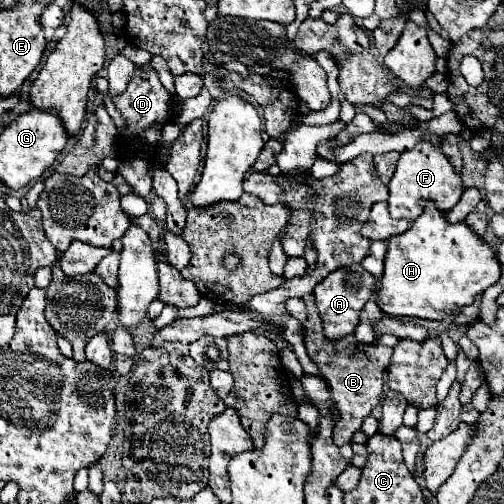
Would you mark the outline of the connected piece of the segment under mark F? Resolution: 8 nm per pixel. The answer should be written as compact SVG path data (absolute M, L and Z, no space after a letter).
M420 141L412 151L404 151L400 155L398 167L394 171L394 177L390 179L388 189L390 189L390 197L388 197L390 217L406 219L406 221L414 221L422 213L426 201L434 201L438 211L448 213L464 193L462 177L454 173L454 167L444 157L442 147L434 147L428 141Z

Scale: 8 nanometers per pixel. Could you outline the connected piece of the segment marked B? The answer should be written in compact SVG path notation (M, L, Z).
M310 303L306 305L306 315L308 321L302 325L302 335L304 335L304 347L308 351L308 357L318 365L322 375L326 377L332 399L336 401L336 407L340 411L340 421L336 423L332 431L332 441L342 447L350 443L352 435L362 427L364 417L372 413L372 409L378 405L382 393L384 393L384 375L390 365L392 349L378 345L378 343L360 343L356 341L354 335L348 335L340 341L328 341L320 333L320 317L316 317L316 305Z

